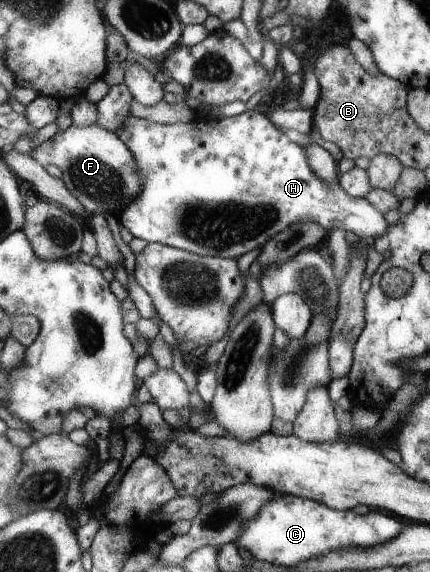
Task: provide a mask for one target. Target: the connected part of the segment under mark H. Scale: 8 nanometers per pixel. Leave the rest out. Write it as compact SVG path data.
M250 109L240 114L240 116L224 119L206 118L204 114L201 114L190 122L173 123L171 125L153 123L147 119L131 115L128 116L128 122L124 124L122 132L117 135L132 151L134 162L137 162L138 170L141 171L142 178L144 179L144 185L138 197L134 198L122 210L117 220L134 238L139 238L140 240L144 240L144 242L160 243L184 251L190 251L196 255L239 258L243 254L246 254L246 252L254 250L254 248L263 247L270 238L276 237L282 230L286 230L286 228L290 228L290 226L294 226L298 222L306 222L306 220L318 222L322 228L326 228L326 231L334 230L334 228L342 228L342 230L354 232L360 239L371 241L377 241L378 238L384 237L386 230L390 228L382 212L369 199L354 198L346 194L345 190L342 190L339 182L326 182L326 180L318 178L318 175L314 174L312 167L309 165L308 152L305 150L305 147L292 142L288 136L282 134L260 110Z

